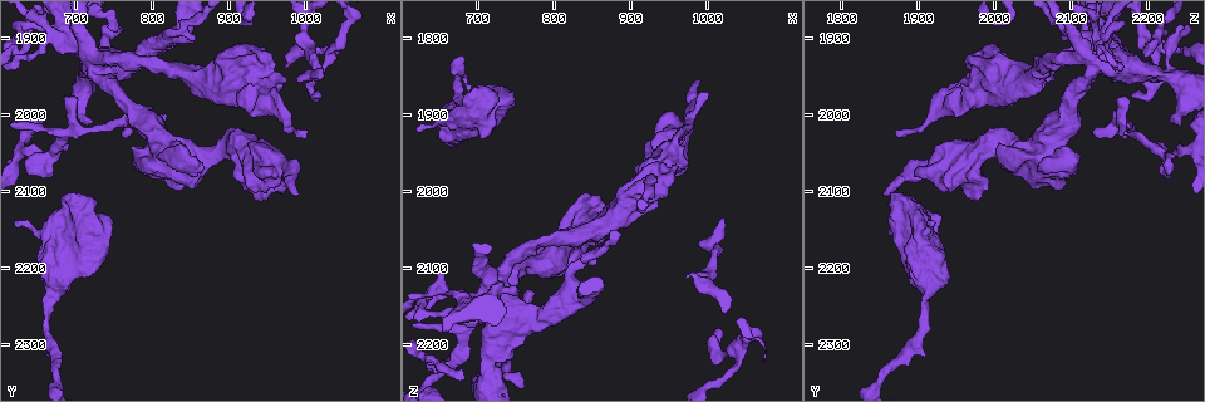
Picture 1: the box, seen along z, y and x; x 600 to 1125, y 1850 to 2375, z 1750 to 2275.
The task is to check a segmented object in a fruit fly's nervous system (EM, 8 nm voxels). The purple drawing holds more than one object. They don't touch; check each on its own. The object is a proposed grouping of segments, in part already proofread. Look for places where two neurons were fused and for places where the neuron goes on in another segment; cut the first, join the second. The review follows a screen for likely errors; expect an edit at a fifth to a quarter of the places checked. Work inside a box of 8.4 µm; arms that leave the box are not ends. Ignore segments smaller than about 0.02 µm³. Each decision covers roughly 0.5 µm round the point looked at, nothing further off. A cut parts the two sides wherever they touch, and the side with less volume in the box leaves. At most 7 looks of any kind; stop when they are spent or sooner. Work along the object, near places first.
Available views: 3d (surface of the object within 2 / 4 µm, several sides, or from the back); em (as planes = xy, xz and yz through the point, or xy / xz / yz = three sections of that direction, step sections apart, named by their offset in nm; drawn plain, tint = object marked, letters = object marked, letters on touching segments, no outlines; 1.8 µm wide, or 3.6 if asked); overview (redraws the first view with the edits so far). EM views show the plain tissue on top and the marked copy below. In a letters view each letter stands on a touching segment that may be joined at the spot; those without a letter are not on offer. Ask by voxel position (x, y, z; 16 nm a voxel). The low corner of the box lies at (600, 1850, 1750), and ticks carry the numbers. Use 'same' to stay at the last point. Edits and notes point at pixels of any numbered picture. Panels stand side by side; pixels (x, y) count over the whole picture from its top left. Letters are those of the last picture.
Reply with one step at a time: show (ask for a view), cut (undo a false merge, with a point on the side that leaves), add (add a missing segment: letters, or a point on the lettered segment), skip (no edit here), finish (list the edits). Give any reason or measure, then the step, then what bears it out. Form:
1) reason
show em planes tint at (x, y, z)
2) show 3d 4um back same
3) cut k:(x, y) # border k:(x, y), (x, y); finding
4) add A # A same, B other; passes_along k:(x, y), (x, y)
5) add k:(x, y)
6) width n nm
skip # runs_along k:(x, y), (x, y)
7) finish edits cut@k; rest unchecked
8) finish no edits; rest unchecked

an open end
show 3d 4um back at (1025, 1940, 2035)

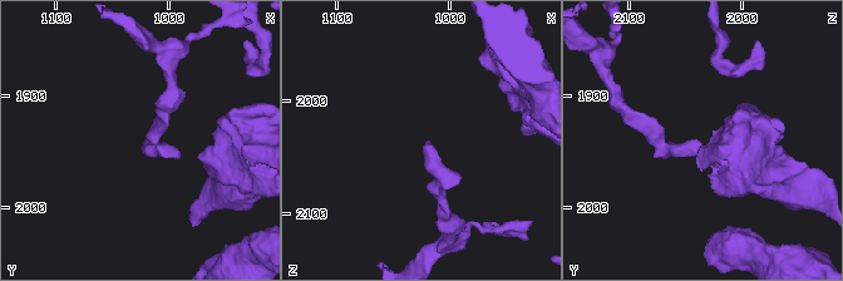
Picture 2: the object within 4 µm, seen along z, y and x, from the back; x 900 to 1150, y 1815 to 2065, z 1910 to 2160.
now the EM
show em 3.6um planes letters at (1020, 1942, 2038)

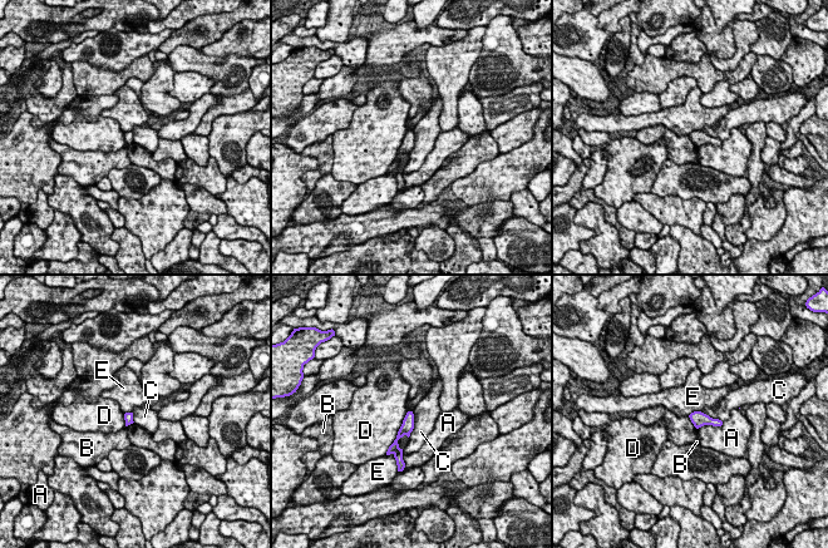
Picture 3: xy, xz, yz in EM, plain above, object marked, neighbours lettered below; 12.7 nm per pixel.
skip # A other, B other, C other, D other, E other; none of them fits

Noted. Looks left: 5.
a narrow waist
show 3d 2um at (1030, 1925, 2210)

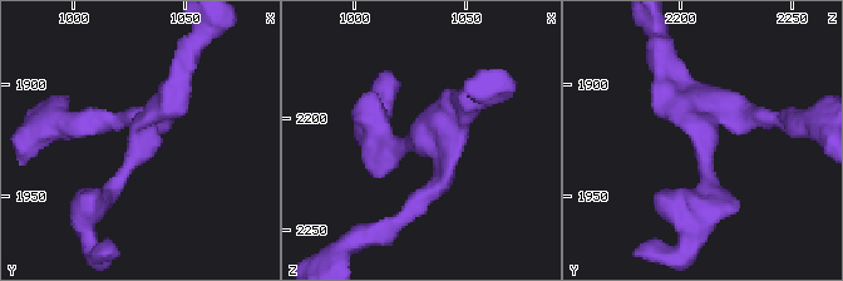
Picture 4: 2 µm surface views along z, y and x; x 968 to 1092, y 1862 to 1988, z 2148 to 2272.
arms 3; arm_widths 170, 200, 260 nm
show em xz step 8 tint at (1030, 1924, 2210)

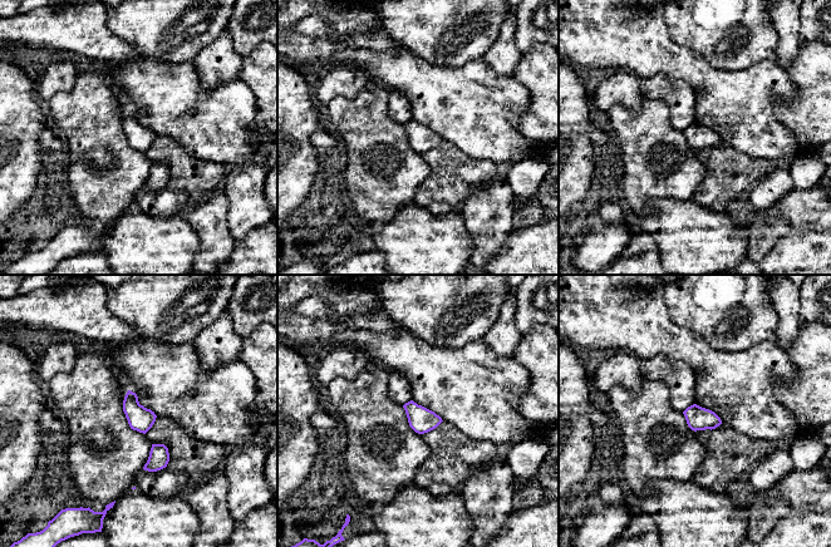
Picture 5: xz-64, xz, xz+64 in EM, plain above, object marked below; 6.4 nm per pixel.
cut it another way
show em planes letters same

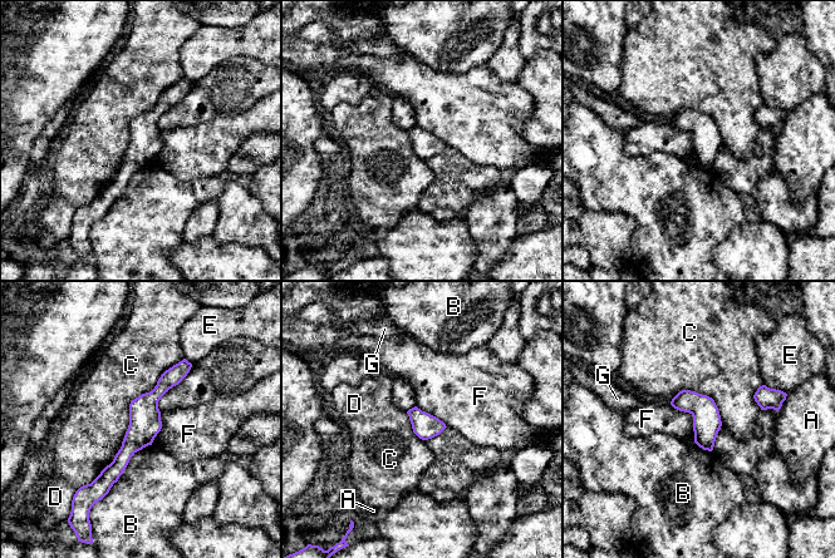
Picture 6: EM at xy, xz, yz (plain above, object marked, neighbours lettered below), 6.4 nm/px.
skip # A other, B other, C other, D other, E other, F other, G other; runs_along 6:(187, 365), (148, 401), (102, 485); all the same neuron

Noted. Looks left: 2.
narrows sharply
show em 3.6um xz step 16 tint at (725, 1930, 2230)

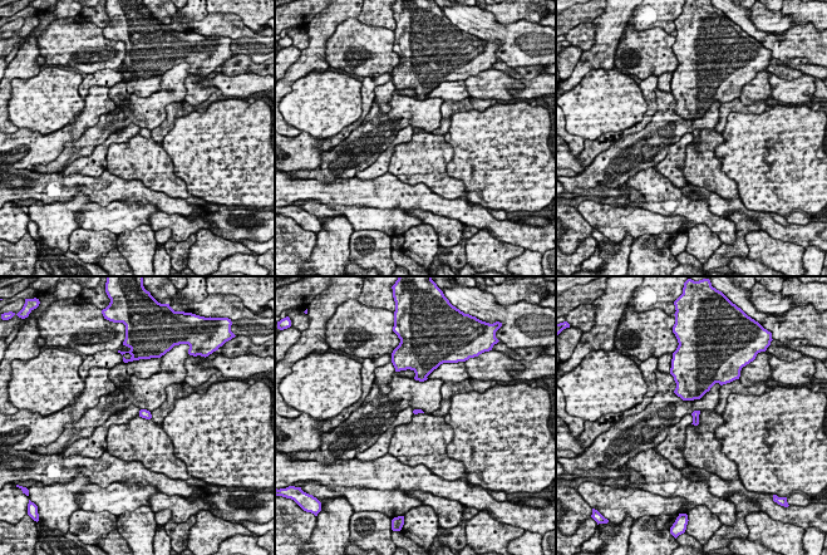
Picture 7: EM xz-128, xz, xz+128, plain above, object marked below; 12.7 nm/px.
show em 3.6um planes letters same

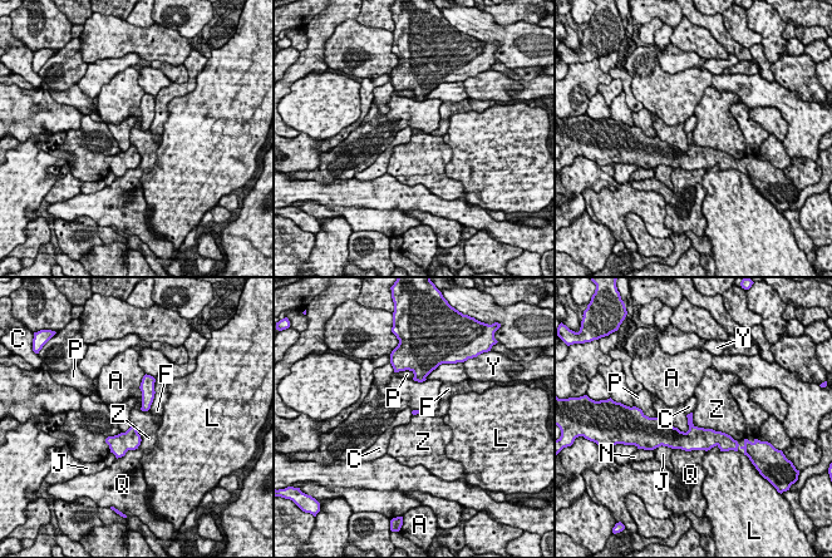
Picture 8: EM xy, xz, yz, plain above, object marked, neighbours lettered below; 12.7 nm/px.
width 60 nm
skip # A other, C other, F other, J other, L other, N other, P other, Q other, Y other, Z other; one neuron here

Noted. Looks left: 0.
finish no edits; rest unchecked

